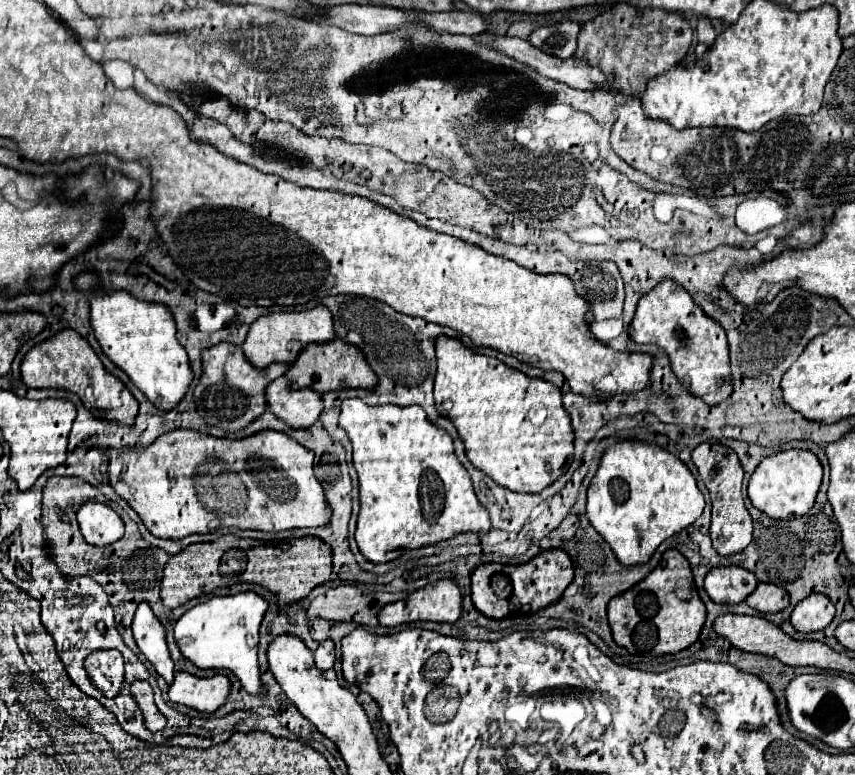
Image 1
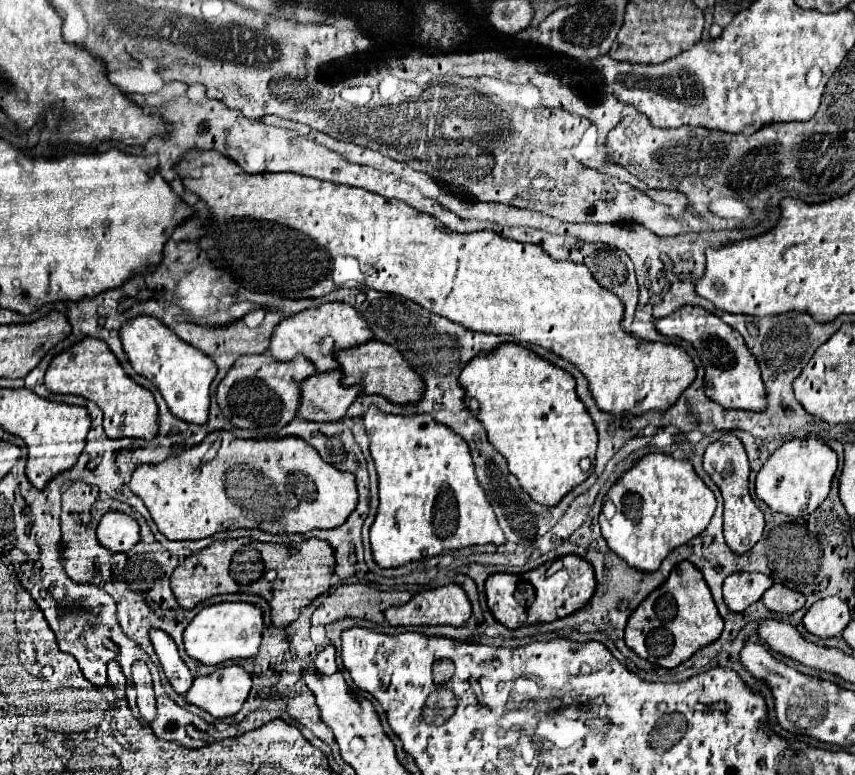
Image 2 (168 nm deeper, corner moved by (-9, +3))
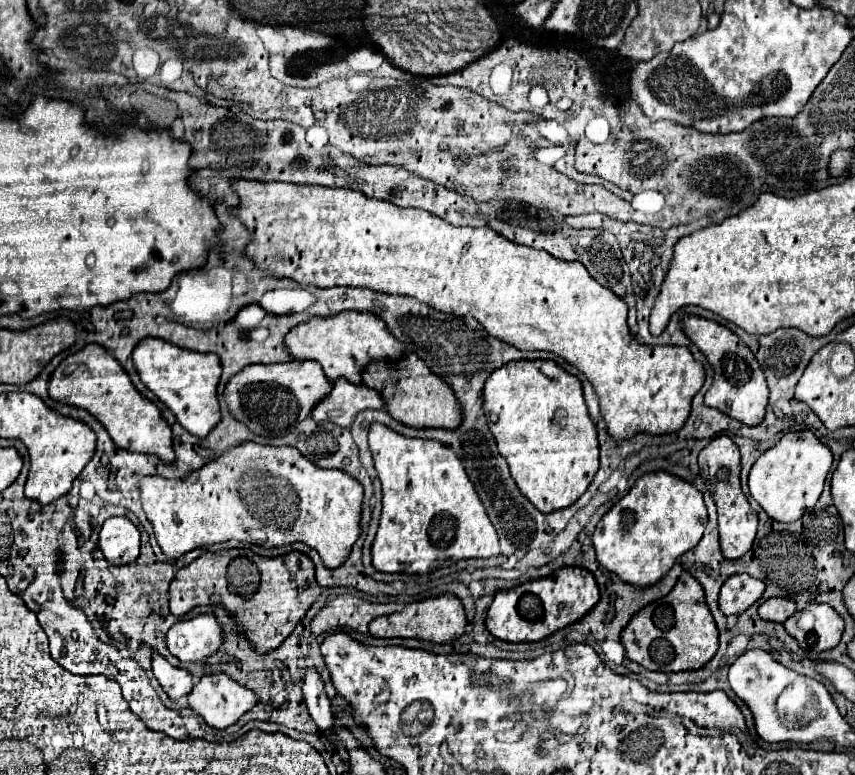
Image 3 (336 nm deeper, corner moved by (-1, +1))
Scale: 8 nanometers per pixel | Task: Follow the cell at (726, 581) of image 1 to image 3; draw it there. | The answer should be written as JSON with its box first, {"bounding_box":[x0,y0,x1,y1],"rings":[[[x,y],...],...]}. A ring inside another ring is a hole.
{"bounding_box":[720,573,764,615],"rings":[[[746,573],[732,575],[720,589],[720,611],[724,615],[740,615],[764,593],[764,583]]]}

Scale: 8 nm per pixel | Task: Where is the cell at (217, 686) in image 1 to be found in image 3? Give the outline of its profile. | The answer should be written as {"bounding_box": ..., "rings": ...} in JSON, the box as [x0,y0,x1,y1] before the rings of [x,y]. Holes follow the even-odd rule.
{"bounding_box":[188,673,258,729],"rings":[[[212,673],[212,675],[204,675],[192,689],[192,693],[188,695],[188,707],[200,715],[210,727],[214,729],[226,729],[230,725],[234,725],[246,711],[250,711],[254,705],[258,703],[256,695],[250,689],[244,689],[244,685],[240,685],[238,681],[232,681],[226,673]]]}

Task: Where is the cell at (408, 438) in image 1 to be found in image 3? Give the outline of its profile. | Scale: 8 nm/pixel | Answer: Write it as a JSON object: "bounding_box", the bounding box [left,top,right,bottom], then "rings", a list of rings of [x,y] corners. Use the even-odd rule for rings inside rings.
{"bounding_box":[368,423,500,575],"rings":[[[380,423],[370,425],[368,443],[378,479],[382,483],[382,513],[372,543],[372,565],[376,571],[422,575],[440,567],[448,567],[460,559],[500,555],[498,535],[486,515],[486,509],[480,503],[460,459],[456,453],[452,453],[452,449],[448,449],[448,445],[436,439],[410,439]]]}

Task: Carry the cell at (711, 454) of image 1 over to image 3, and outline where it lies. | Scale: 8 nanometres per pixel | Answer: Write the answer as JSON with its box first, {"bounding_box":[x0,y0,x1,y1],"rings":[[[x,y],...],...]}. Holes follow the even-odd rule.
{"bounding_box":[698,435,758,559],"rings":[[[728,435],[714,437],[700,451],[698,465],[700,465],[700,477],[704,479],[718,507],[718,529],[720,529],[722,555],[728,559],[740,559],[752,547],[752,541],[756,537],[756,527],[758,527],[758,515],[750,507],[748,499],[744,497],[740,489],[740,451]]]}

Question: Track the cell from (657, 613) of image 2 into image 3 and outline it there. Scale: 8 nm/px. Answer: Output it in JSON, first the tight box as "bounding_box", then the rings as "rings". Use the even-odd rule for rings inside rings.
{"bounding_box":[622,571,718,671],"rings":[[[684,571],[672,591],[640,609],[622,631],[626,657],[650,671],[686,671],[706,665],[718,649],[718,629],[706,605],[702,585]]]}

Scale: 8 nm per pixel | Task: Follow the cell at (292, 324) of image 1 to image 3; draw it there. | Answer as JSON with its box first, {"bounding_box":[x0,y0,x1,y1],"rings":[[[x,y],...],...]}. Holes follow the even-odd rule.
{"bounding_box":[284,311,406,383],"rings":[[[358,311],[308,319],[288,331],[288,335],[284,337],[284,347],[288,349],[288,353],[292,353],[294,359],[318,361],[324,369],[324,375],[330,381],[344,377],[352,383],[362,383],[360,371],[370,361],[384,361],[384,359],[394,361],[406,349],[398,339],[394,339],[386,331],[384,321],[380,317],[376,317],[374,313],[358,313]]]}

